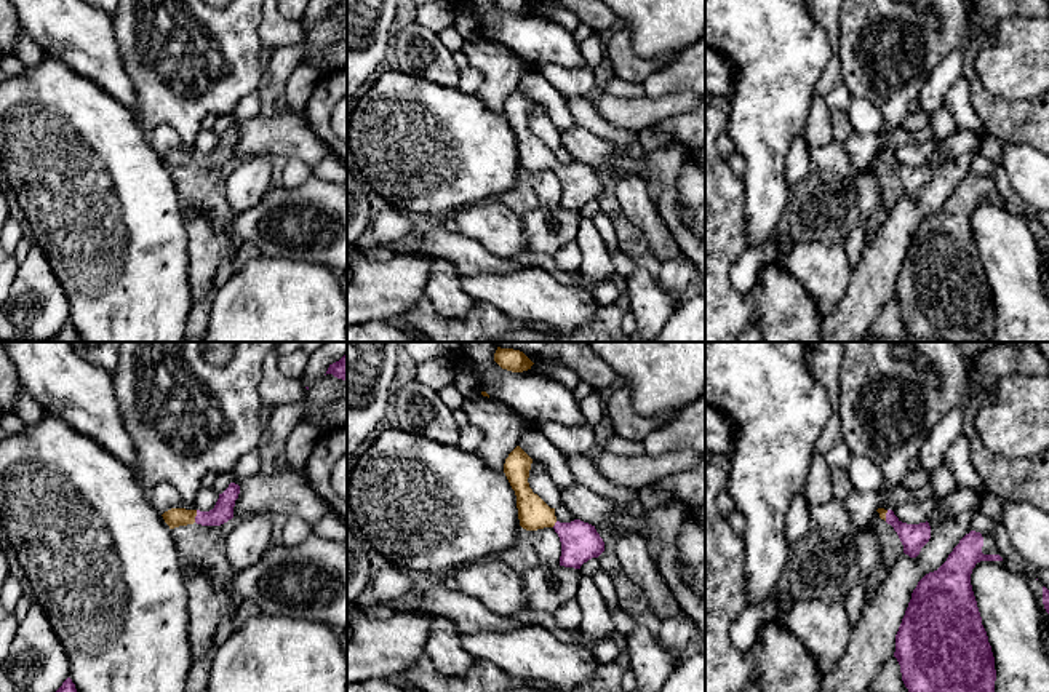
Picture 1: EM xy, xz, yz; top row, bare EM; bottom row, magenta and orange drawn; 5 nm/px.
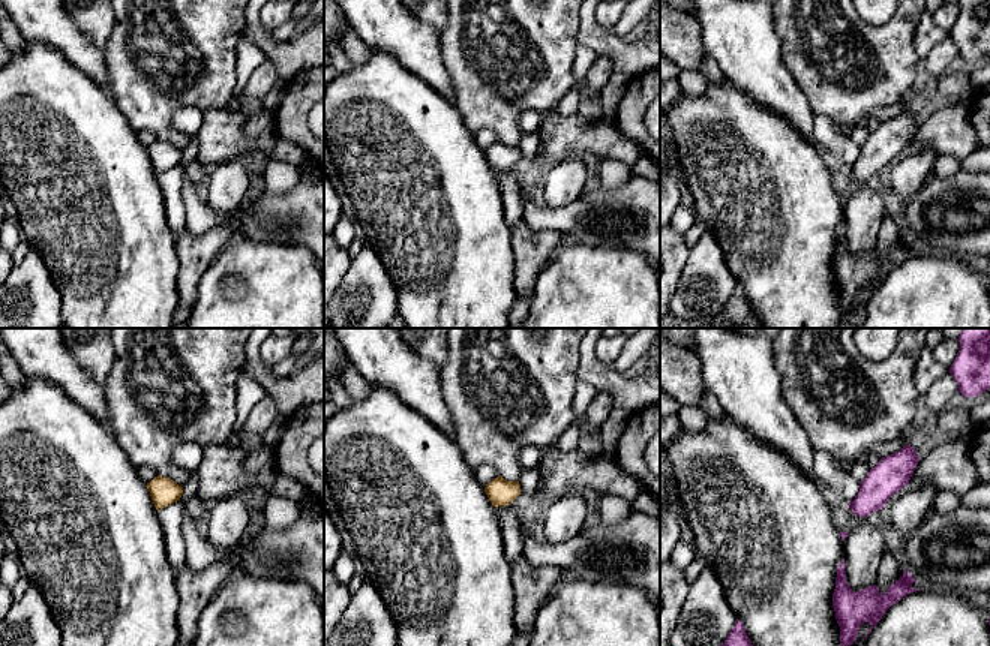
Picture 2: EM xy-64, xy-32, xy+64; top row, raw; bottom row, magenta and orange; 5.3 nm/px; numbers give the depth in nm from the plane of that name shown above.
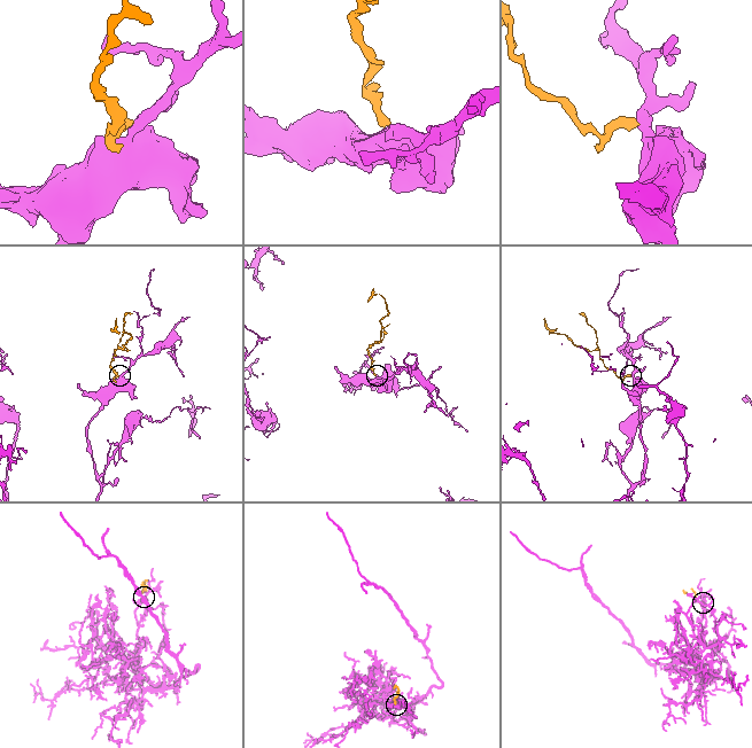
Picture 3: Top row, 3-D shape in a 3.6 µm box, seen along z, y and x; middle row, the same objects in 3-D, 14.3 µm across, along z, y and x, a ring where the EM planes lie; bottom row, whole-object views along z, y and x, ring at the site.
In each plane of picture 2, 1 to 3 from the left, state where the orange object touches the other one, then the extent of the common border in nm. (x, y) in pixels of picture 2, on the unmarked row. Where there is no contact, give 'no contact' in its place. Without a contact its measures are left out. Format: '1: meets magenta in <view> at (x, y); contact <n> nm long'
1: no contact
2: no contact
3: no contact

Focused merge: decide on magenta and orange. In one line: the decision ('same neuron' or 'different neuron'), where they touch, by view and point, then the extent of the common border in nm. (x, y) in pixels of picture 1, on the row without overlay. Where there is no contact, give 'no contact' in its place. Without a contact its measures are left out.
same neuron | xy (195, 159) | 70 nm

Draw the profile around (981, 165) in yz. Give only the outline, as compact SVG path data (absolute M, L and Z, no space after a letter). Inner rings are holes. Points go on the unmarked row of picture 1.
M975 152L972 160L972 173L980 176L993 176L996 169L996 163L991 160L987 160L980 155L980 152Z

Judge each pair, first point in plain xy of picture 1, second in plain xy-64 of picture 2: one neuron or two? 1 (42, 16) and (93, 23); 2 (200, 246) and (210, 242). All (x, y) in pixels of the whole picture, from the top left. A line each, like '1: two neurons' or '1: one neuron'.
1: two neurons
2: one neuron

